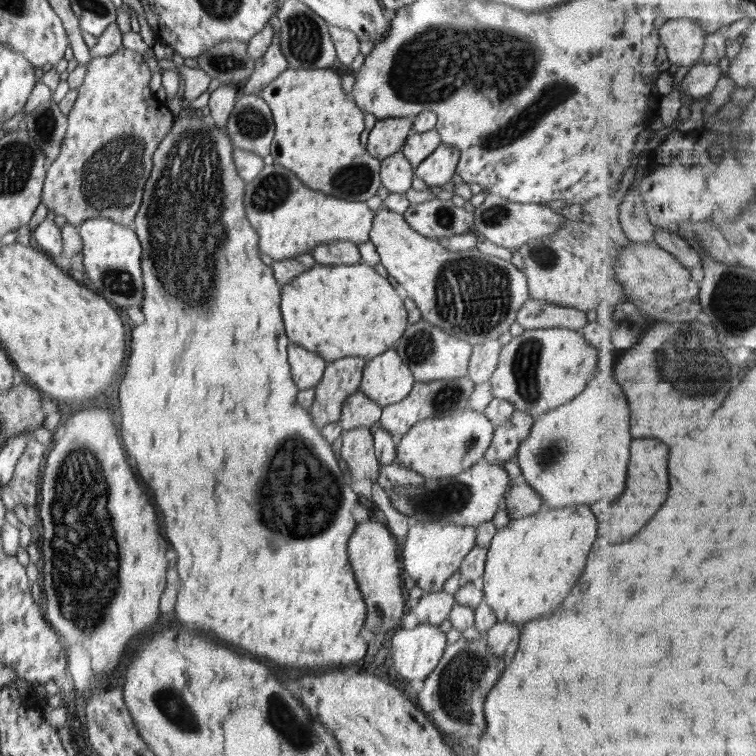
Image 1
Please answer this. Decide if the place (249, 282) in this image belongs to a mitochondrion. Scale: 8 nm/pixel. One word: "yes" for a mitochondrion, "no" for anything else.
no

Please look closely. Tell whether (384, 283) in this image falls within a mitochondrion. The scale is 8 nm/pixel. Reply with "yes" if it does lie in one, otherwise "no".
no

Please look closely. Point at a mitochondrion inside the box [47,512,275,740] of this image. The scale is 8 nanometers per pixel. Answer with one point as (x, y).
(172, 702)

